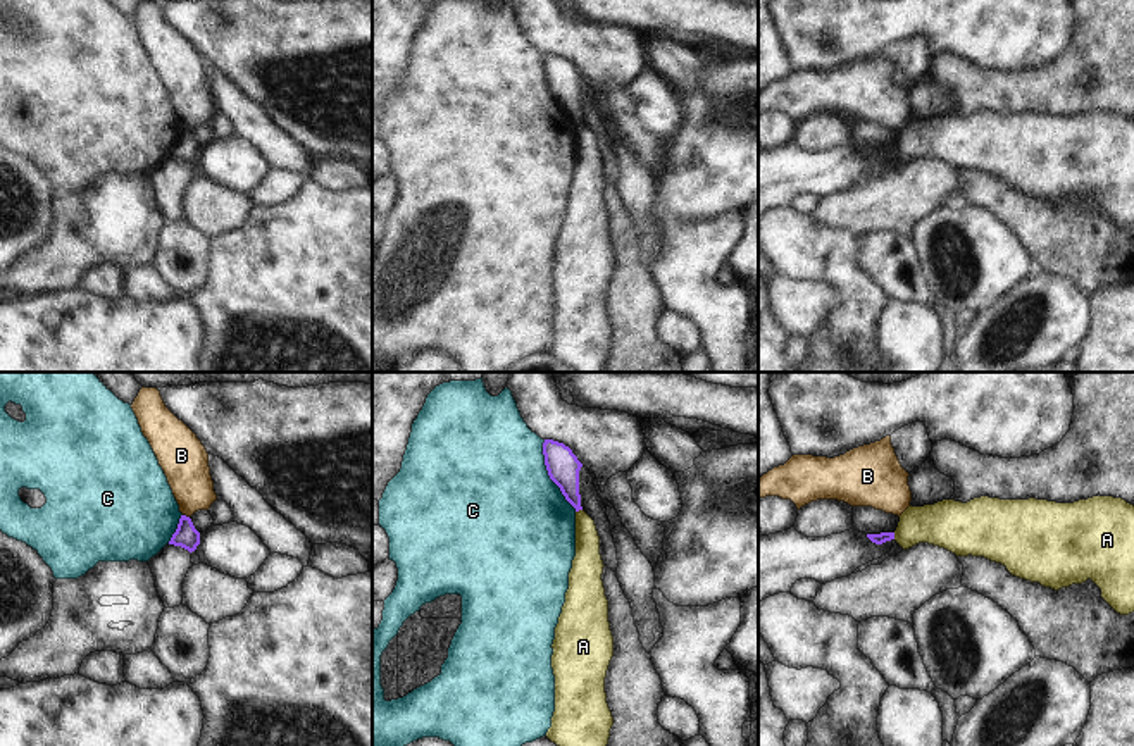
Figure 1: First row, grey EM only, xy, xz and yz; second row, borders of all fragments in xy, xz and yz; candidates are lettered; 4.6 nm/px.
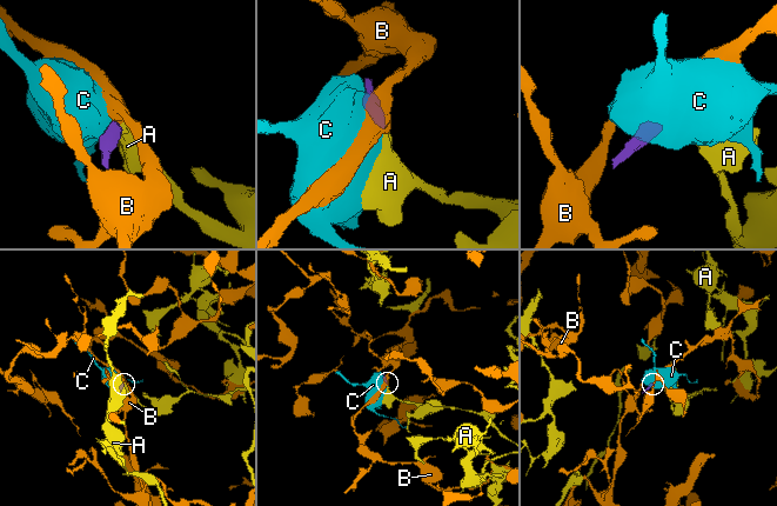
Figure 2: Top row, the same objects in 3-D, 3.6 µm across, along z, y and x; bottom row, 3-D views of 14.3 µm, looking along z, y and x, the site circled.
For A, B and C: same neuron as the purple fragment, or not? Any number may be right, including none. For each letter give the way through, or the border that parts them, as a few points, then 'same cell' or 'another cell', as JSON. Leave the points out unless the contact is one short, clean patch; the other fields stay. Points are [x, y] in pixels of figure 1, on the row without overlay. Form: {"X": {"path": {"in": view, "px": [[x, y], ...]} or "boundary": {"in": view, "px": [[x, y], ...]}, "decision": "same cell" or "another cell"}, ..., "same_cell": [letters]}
{"A": {"boundary": {"in": "xz", "px": [[581, 123], [576, 126]]}, "decision": "another cell"}, "B": {"boundary": {"in": "xy", "px": [[183, 128], [188, 131]]}, "decision": "another cell"}, "C": {"boundary": {"in": "xz", "px": [[543, 54], [547, 88], [576, 124]]}, "decision": "another cell"}, "same_cell": []}

